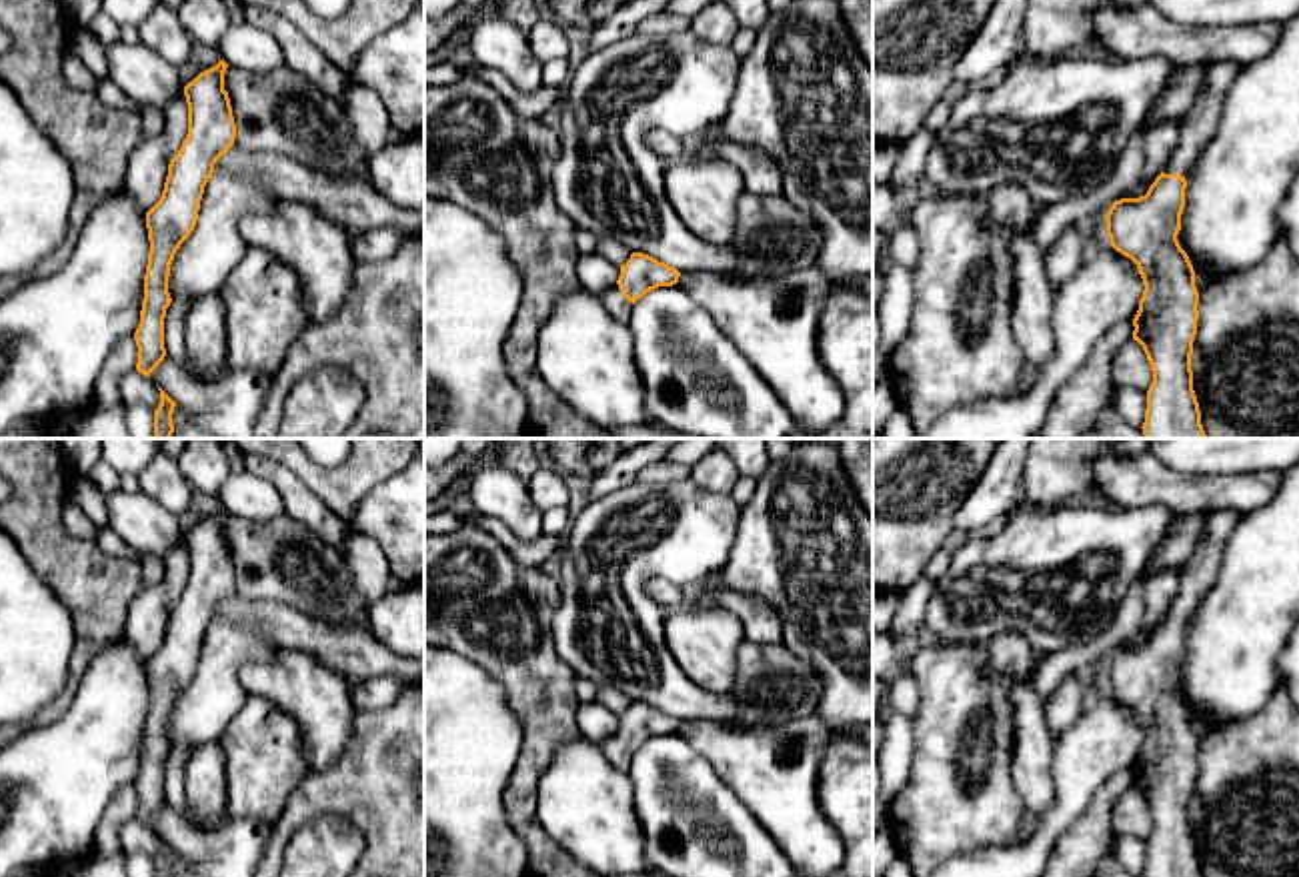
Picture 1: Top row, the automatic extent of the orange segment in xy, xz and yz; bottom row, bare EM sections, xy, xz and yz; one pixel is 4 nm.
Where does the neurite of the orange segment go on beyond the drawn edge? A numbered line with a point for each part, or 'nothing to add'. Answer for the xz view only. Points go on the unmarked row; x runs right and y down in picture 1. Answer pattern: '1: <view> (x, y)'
1: xz (615, 751)

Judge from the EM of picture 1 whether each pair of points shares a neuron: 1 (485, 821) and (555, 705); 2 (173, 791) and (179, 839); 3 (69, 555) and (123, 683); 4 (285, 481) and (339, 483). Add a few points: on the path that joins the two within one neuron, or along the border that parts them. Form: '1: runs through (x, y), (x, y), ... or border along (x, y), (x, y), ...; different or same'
1: border along (521, 743), (503, 793), (505, 819), (515, 833); different
2: border along (167, 801), (193, 825), (205, 829), (219, 827); different
3: border along (123, 635), (91, 661), (79, 685); different
4: border along (269, 459), (289, 467), (335, 513); different

